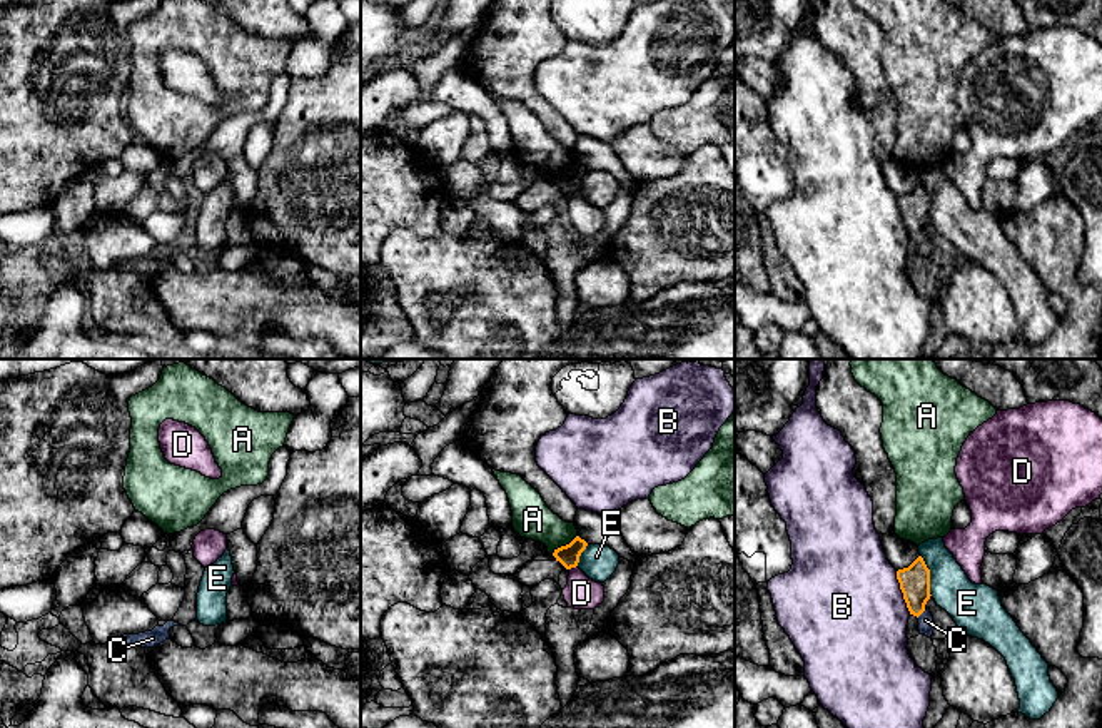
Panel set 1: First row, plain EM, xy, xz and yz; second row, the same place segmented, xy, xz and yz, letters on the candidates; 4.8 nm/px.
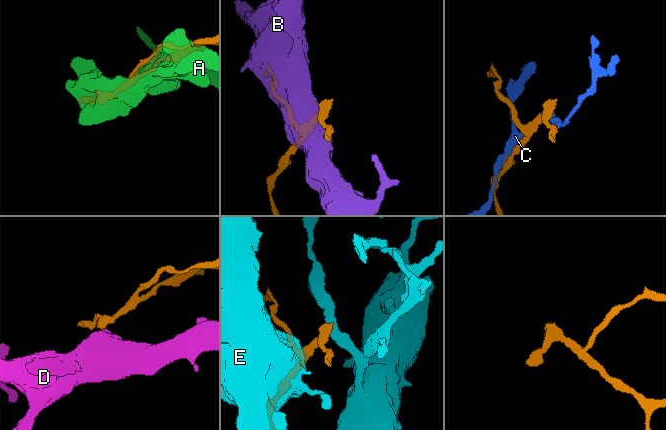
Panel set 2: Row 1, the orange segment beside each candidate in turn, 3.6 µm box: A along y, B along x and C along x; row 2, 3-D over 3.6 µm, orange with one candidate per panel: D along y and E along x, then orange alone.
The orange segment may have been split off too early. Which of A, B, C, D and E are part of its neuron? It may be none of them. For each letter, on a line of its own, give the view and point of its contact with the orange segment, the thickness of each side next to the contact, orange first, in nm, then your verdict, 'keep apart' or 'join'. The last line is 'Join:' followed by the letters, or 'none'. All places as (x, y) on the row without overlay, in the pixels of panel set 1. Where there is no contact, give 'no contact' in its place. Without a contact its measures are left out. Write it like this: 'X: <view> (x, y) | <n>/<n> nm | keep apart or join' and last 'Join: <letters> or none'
A: xz (563, 172) | 100/190 nm | keep apart
B: yz (902, 217) | 140/500 nm | keep apart
C: yz (920, 239) | 140/80 nm | keep apart
D: xz (573, 192) | 100/160 nm | keep apart
E: yz (929, 201) | 140/220 nm | keep apart
Join: none

